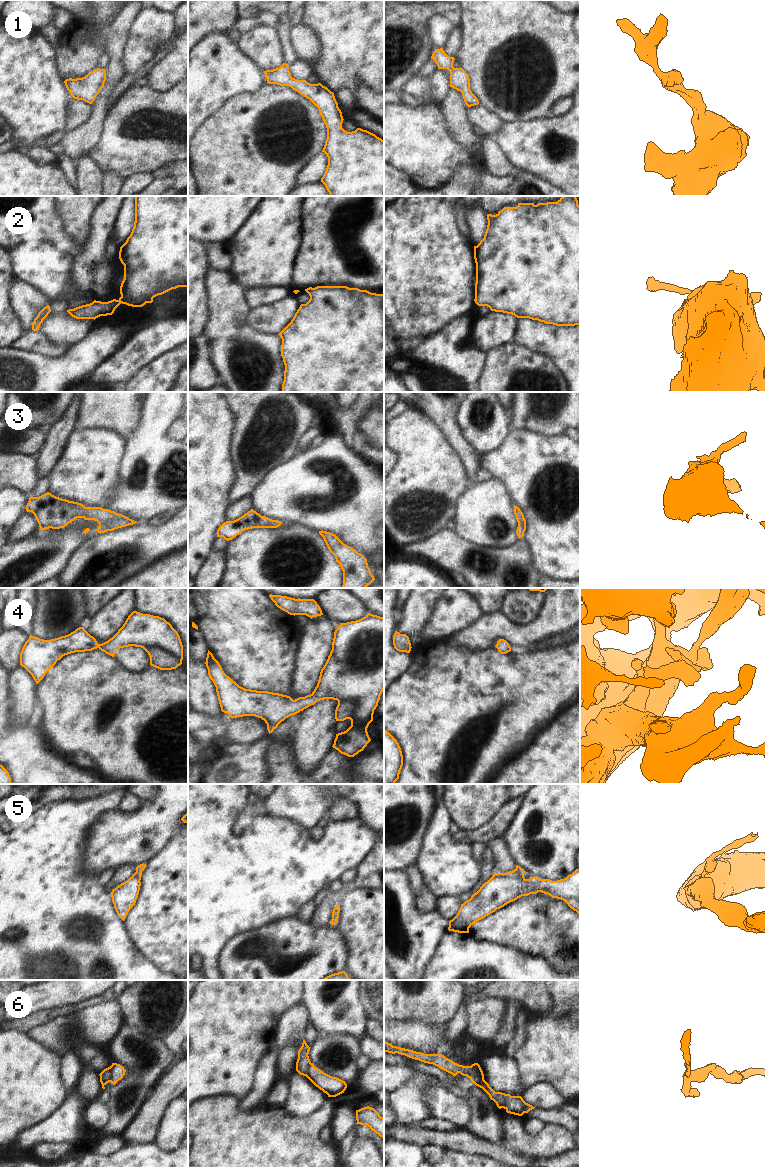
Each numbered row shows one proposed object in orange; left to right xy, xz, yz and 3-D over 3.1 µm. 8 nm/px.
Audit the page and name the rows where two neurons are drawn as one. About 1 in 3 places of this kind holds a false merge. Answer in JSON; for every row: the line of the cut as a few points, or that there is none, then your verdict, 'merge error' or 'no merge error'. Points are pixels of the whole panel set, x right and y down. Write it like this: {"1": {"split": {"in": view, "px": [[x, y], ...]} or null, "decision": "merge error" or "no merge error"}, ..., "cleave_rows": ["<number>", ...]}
{"1": {"split": null, "decision": "no merge error"}, "2": {"split": null, "decision": "no merge error"}, "3": {"split": null, "decision": "no merge error"}, "4": {"split": null, "decision": "no merge error"}, "5": {"split": null, "decision": "no merge error"}, "6": {"split": {"in": "xy", "px": [[109, 1067], [111, 1072], [110, 1081]]}, "decision": "merge error"}, "cleave_rows": ["6"]}

